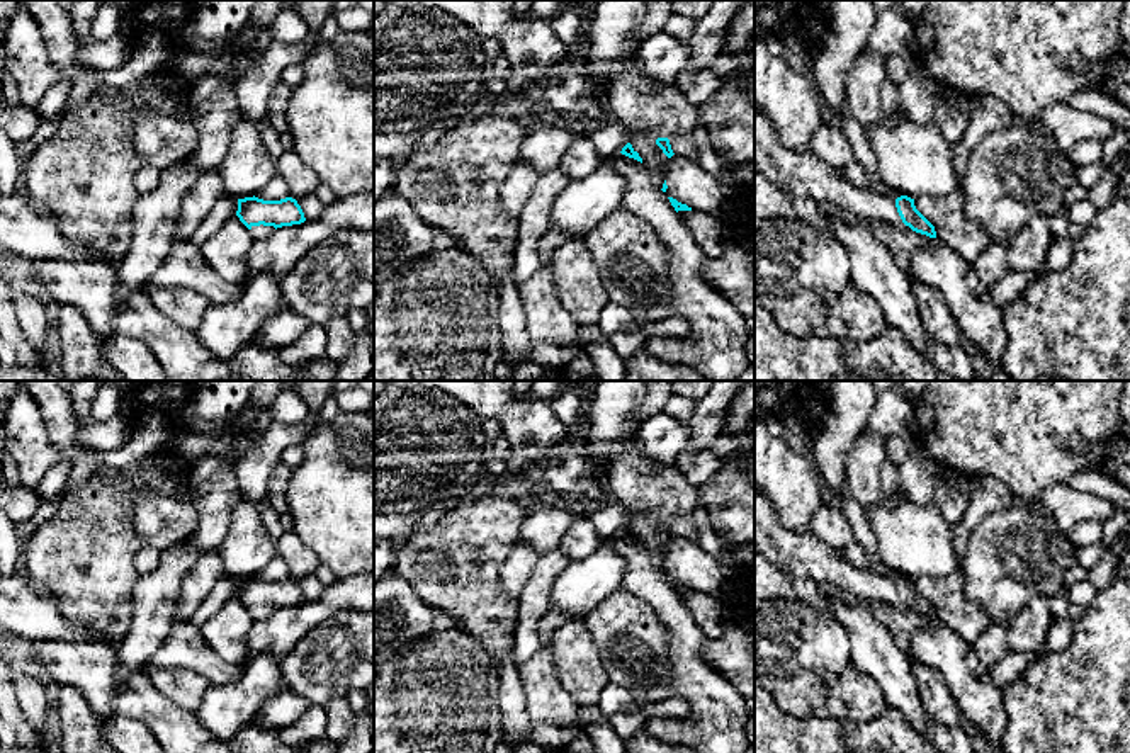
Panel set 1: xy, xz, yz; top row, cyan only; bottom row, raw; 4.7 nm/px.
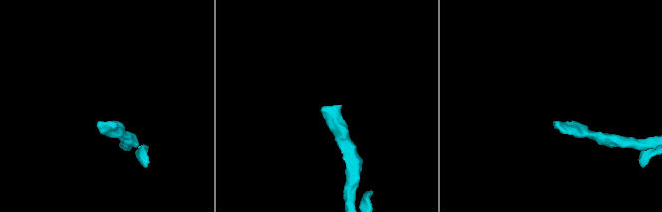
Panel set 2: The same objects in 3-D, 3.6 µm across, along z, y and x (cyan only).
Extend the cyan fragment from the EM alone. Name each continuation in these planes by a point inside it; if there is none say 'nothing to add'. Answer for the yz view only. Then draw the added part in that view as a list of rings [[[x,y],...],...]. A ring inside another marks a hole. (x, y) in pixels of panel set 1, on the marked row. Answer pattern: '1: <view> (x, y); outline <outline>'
1: yz (799, 174); outline [[[754,107],[754,170],[792,197],[831,202],[870,223],[906,226],[896,199],[850,184],[838,170],[807,151],[782,146],[773,122]]]

